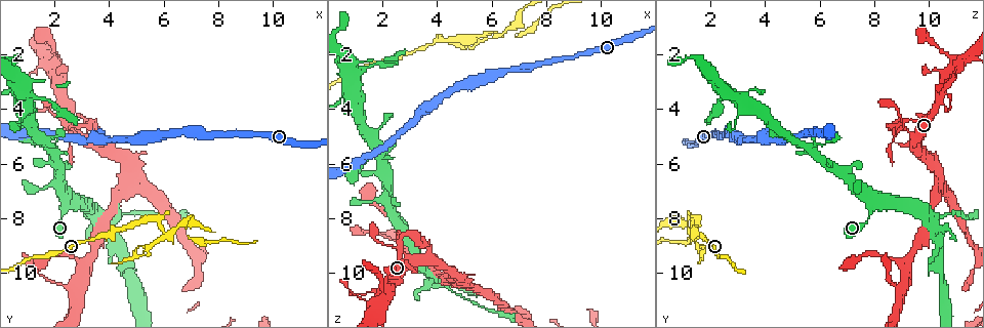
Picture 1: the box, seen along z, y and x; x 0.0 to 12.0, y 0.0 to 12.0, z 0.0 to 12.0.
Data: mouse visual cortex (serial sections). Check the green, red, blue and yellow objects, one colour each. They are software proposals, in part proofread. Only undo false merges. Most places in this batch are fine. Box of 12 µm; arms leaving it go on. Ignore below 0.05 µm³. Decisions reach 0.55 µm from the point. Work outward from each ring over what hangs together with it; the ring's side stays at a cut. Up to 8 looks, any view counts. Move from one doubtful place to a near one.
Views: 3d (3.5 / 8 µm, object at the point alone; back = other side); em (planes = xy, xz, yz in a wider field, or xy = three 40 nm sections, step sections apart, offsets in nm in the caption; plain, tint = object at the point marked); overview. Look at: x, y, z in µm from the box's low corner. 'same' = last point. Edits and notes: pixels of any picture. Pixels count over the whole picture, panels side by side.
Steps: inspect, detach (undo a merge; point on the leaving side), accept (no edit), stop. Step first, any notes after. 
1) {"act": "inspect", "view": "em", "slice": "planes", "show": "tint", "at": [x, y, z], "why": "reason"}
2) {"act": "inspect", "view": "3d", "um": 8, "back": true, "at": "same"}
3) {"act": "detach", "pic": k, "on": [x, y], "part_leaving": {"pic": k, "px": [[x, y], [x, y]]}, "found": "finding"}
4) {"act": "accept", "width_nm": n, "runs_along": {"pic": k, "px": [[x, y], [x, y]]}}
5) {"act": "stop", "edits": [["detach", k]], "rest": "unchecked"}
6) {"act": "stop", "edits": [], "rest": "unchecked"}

{"act": "inspect", "view": "3d", "um": 8, "at": [2.8, 4.7, 8.6], "why": "sharp bend"}

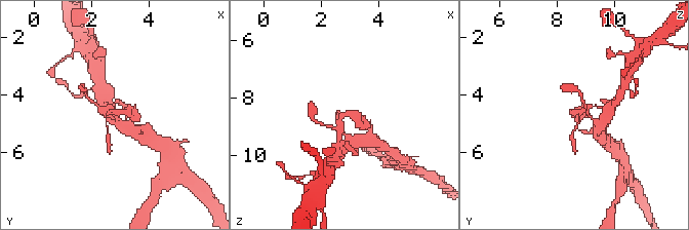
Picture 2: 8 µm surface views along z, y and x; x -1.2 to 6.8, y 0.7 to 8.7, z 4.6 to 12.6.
{"act": "inspect", "view": "3d", "um": 3.5, "at": [2.8, 4.7, 8.6], "why": "zoom in"}

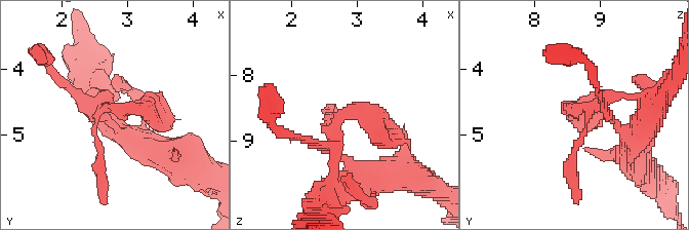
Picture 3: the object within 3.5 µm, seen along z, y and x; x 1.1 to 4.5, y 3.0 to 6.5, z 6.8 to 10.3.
{"act": "inspect", "view": "em", "slice": "xy", "step": 3, "show": "tint", "at": [2.80, 4.65, 8.60], "why": "shape alone is not enough"}

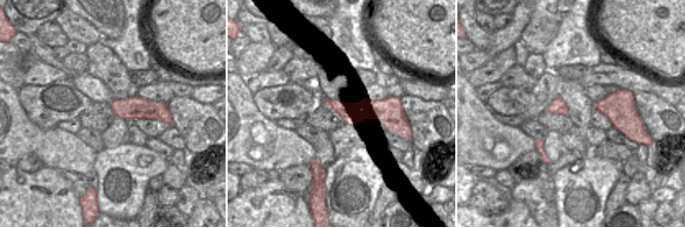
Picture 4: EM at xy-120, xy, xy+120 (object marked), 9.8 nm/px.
{"act": "accept", "runs_along": {"pic": 3, "px": [[103, 98], [106, 107], [171, 122]]}, "found": "continuous, no second cell"}

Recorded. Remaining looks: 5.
{"act": "inspect", "view": "3d", "um": 3.5, "at": [2.3, 7.6, 7.9], "why": "a fork"}

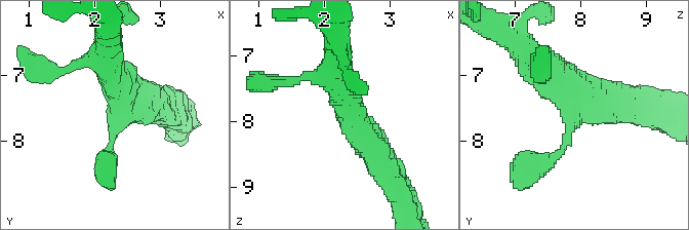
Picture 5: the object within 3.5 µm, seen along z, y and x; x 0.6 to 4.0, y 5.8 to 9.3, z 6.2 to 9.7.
{"act": "inspect", "view": "em", "slice": "planes", "show": "tint", "at": [2.35, 7.60, 7.90], "why": "need the tissue"}

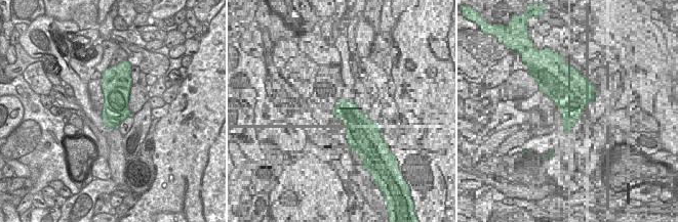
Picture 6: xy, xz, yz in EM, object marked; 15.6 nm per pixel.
{"act": "inspect", "view": "em", "slice": "xy", "step": 2, "show": "tint", "at": "same"}

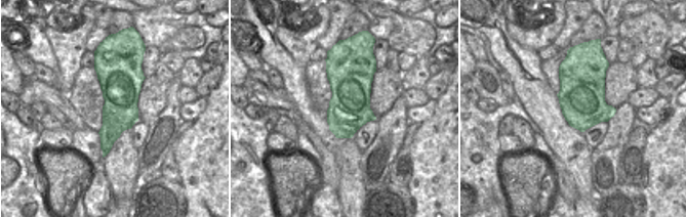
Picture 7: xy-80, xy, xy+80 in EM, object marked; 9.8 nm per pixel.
{"act": "accept", "arm_widths_nm": [200, 400, 500], "runs_along": {"pic": 5, "px": [[539, 162], [566, 144], [574, 100], [534, 62]]}, "found": "continuous, no second cell"}

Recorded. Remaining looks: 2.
{"act": "inspect", "view": "3d", "um": 3.5, "back": true, "at": [4.8, 6.5, 10.3], "why": "two arms in line, one across"}

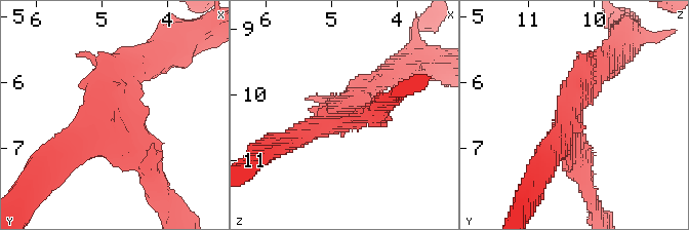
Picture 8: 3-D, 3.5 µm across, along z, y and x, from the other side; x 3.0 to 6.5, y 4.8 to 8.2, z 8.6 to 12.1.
{"act": "accept", "runs_along": {"pic": 8, "px": [[600, 65], [568, 109], [579, 171]]}, "found": "all the same cell"}

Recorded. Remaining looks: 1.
{"act": "stop", "edits": [], "rest": "unchecked"}

